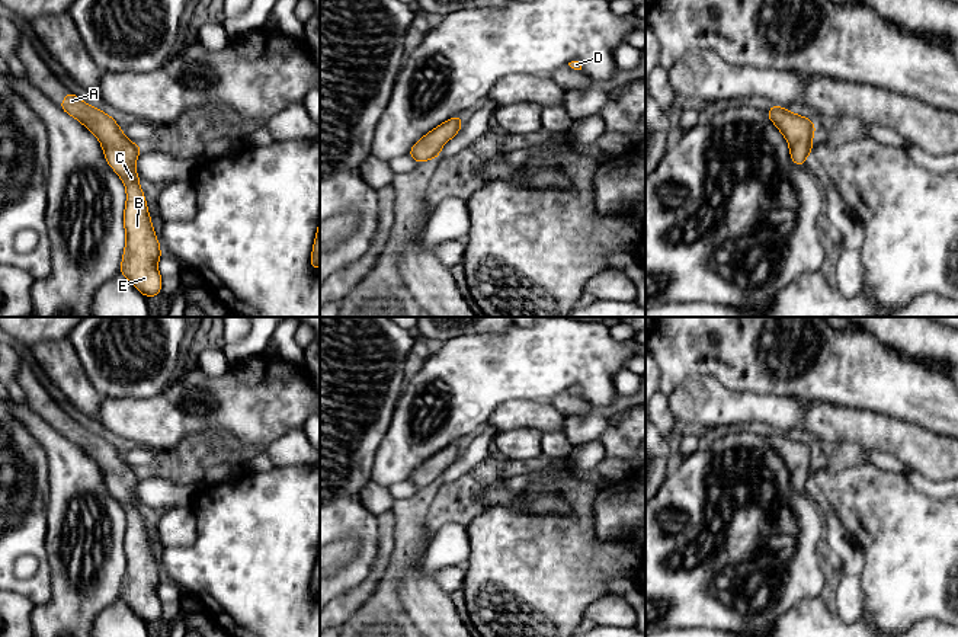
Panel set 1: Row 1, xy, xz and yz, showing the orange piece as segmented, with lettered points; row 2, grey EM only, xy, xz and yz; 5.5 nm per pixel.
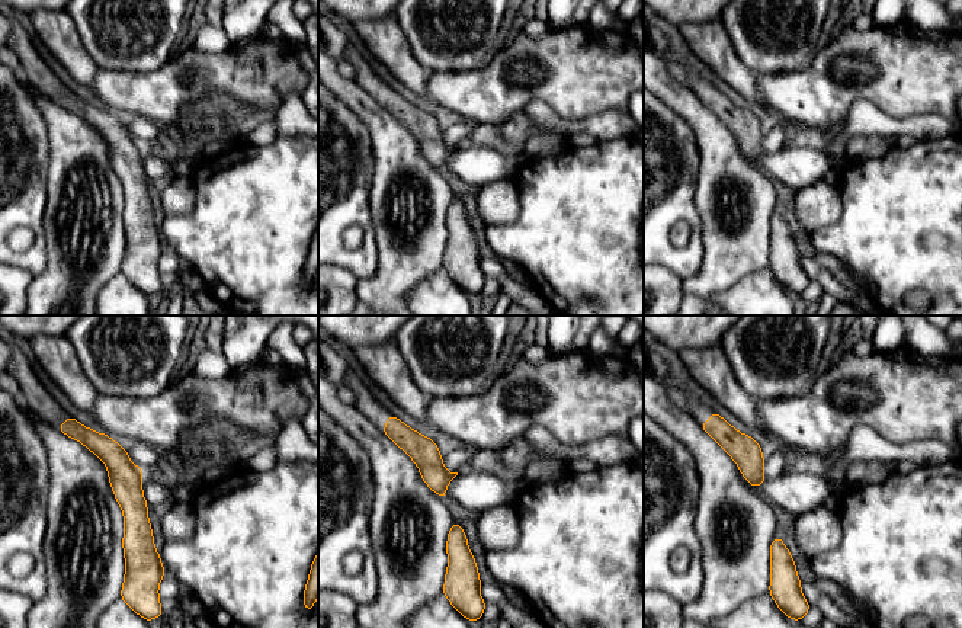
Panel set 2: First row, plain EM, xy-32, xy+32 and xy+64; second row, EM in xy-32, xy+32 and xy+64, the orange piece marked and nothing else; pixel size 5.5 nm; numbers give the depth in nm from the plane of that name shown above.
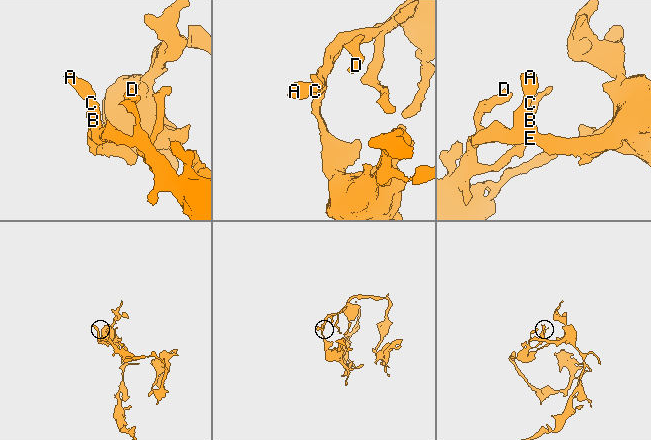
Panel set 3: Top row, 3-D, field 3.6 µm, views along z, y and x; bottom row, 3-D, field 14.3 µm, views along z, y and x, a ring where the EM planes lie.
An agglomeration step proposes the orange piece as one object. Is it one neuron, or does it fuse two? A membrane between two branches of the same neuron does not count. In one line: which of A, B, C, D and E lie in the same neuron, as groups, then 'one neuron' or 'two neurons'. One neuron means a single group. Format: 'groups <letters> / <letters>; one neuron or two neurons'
groups A B C D E; one neuron

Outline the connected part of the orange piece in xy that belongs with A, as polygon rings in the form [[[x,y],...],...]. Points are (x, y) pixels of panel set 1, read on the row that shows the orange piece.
[[[71,92],[61,102],[60,108],[73,118],[79,119],[96,138],[105,153],[108,164],[118,173],[126,189],[126,205],[124,211],[124,225],[126,233],[126,243],[121,263],[121,273],[147,298],[158,295],[161,291],[161,275],[157,269],[161,257],[160,244],[154,234],[151,218],[148,214],[144,192],[138,186],[141,179],[135,172],[137,157],[142,145],[131,143],[118,127],[116,121],[108,113],[87,105]]]

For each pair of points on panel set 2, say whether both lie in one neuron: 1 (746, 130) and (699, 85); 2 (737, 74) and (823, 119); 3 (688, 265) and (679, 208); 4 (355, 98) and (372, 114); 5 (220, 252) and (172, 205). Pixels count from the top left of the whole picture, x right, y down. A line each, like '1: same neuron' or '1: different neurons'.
1: same neuron
2: different neurons
3: same neuron
4: same neuron
5: different neurons

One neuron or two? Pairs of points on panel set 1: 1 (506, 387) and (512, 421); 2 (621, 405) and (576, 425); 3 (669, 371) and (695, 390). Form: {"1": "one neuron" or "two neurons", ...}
{"1": "two neurons", "2": "one neuron", "3": "two neurons"}

